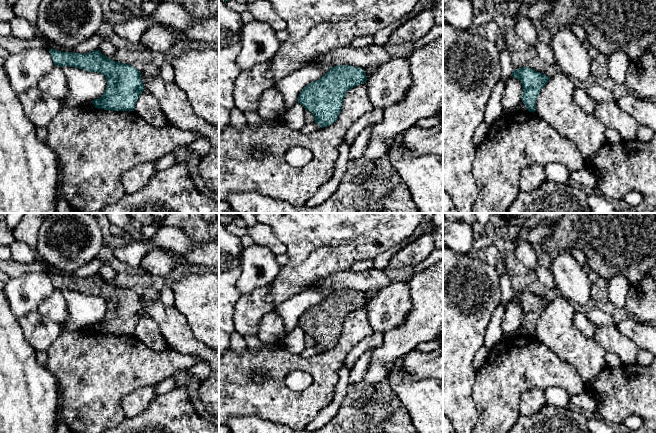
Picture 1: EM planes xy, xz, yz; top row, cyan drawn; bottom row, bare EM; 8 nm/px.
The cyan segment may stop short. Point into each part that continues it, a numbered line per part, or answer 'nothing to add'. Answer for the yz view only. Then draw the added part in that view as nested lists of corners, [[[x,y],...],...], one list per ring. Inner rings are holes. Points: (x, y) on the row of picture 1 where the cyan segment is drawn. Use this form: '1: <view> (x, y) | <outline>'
nothing to add

